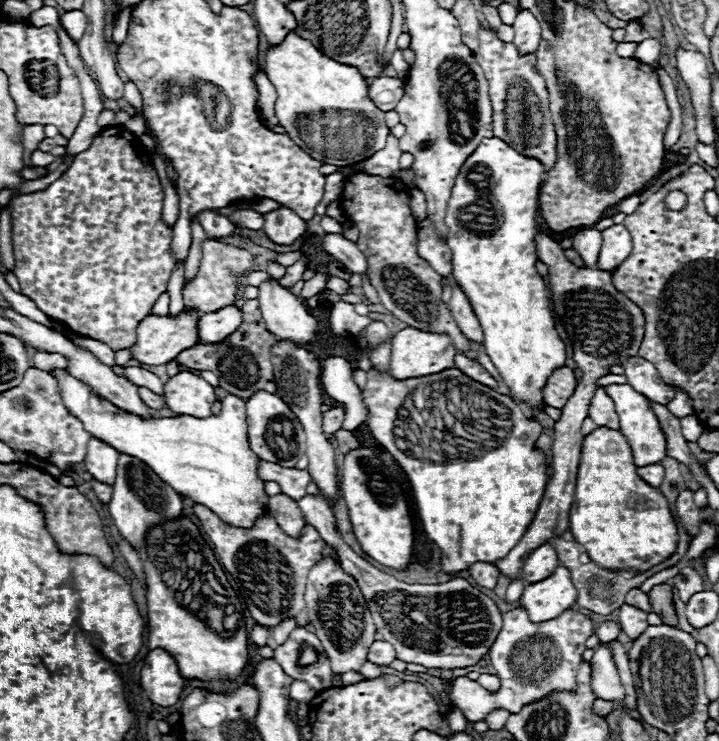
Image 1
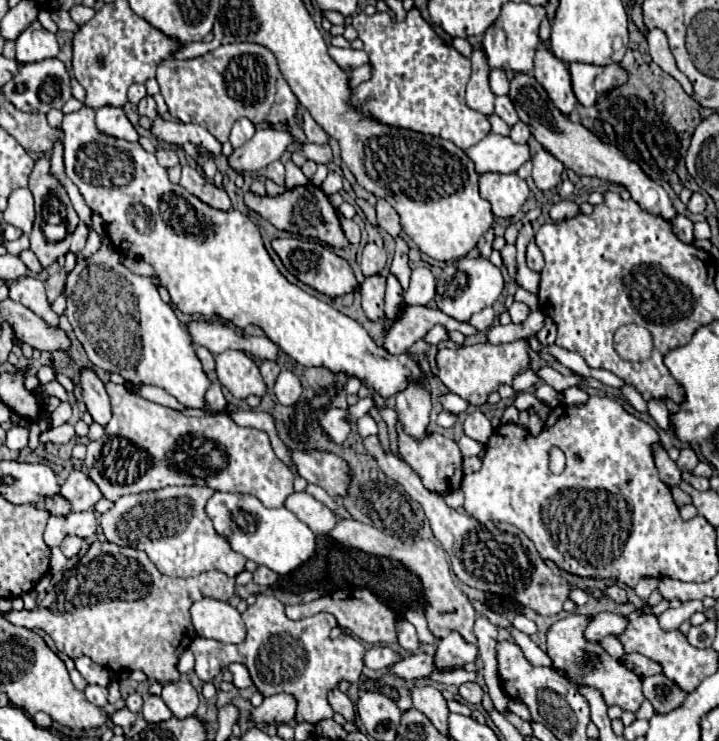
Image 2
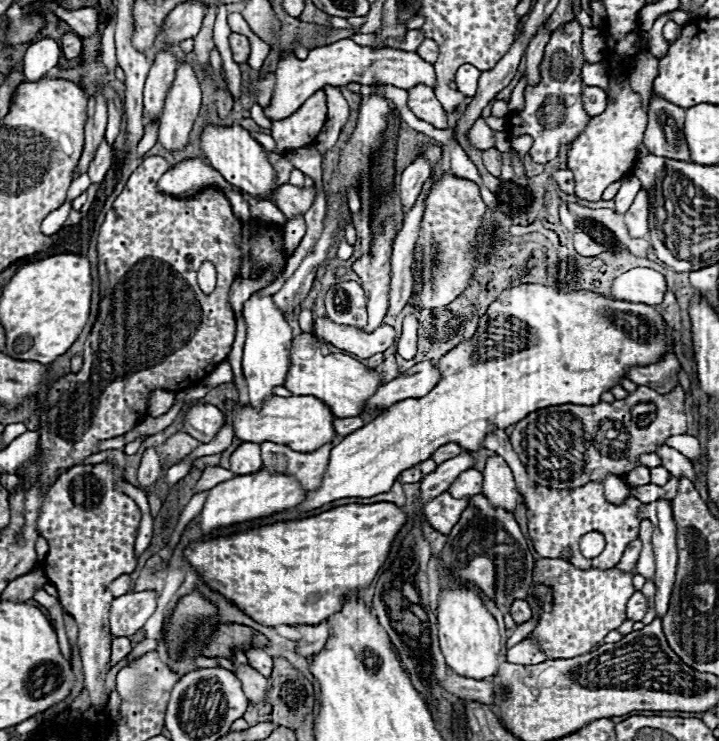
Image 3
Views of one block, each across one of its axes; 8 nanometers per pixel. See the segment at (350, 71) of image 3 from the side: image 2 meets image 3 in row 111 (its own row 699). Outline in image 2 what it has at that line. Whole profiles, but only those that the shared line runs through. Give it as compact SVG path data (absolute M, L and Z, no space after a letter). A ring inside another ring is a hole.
M276 694L264 698L262 706L254 708L252 718L254 722L266 722L266 724L284 724L292 722L296 716L296 700L292 694Z

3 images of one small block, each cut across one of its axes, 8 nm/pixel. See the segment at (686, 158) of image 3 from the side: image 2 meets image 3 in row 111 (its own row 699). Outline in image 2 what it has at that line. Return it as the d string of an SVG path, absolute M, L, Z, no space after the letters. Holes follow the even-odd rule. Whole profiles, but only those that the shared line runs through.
M664 674L644 678L642 692L652 702L654 710L658 714L666 714L670 710L676 710L686 698L684 692L680 692L680 688L676 688L676 684L672 684Z

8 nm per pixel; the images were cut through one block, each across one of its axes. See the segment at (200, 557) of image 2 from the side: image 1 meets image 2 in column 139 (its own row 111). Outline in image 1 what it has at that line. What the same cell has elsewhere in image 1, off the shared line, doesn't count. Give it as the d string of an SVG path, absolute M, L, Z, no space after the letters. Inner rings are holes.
M480 28L480 50L474 56L490 84L494 136L504 140L522 156L536 158L542 162L544 172L548 172L556 162L556 132L548 110L546 82L536 72L536 56L520 56L514 44L498 40L490 28Z

